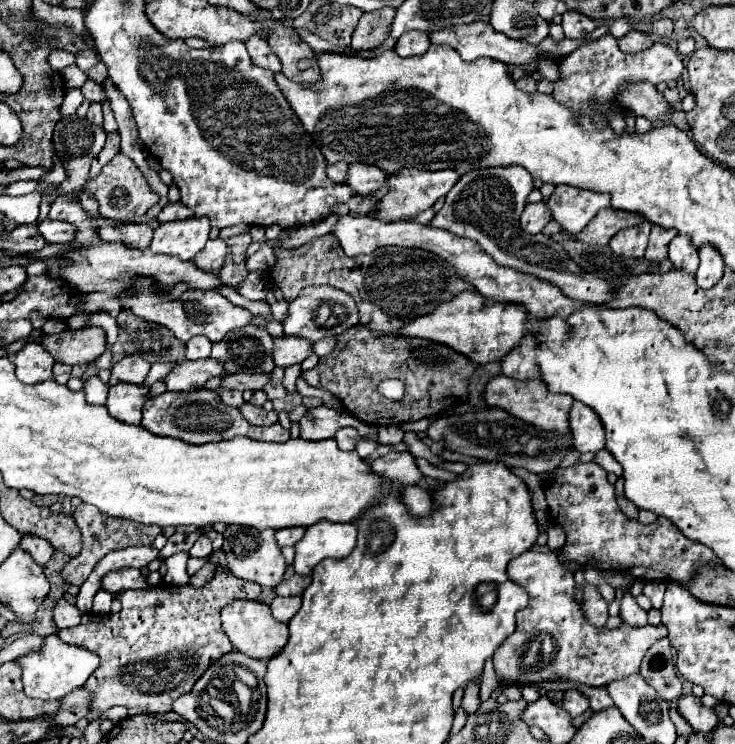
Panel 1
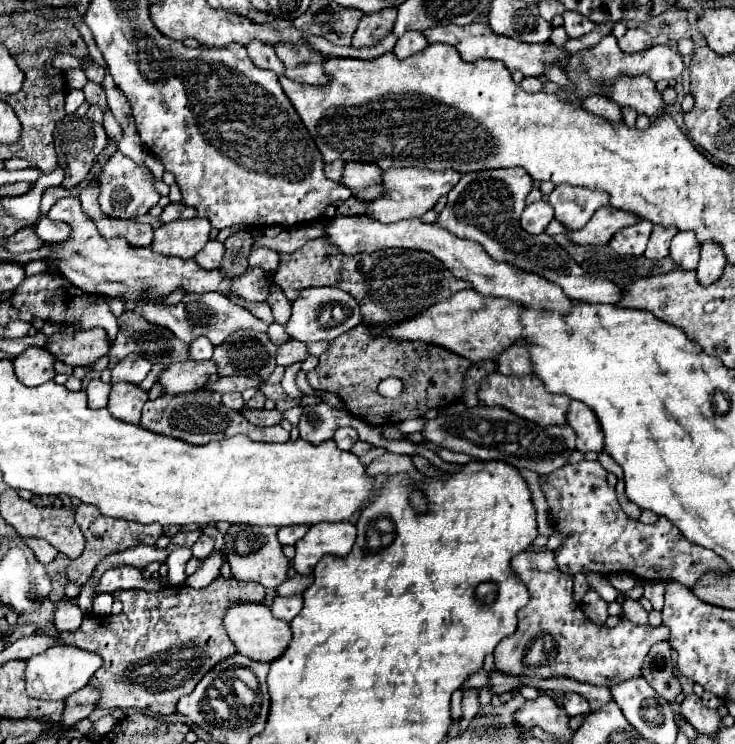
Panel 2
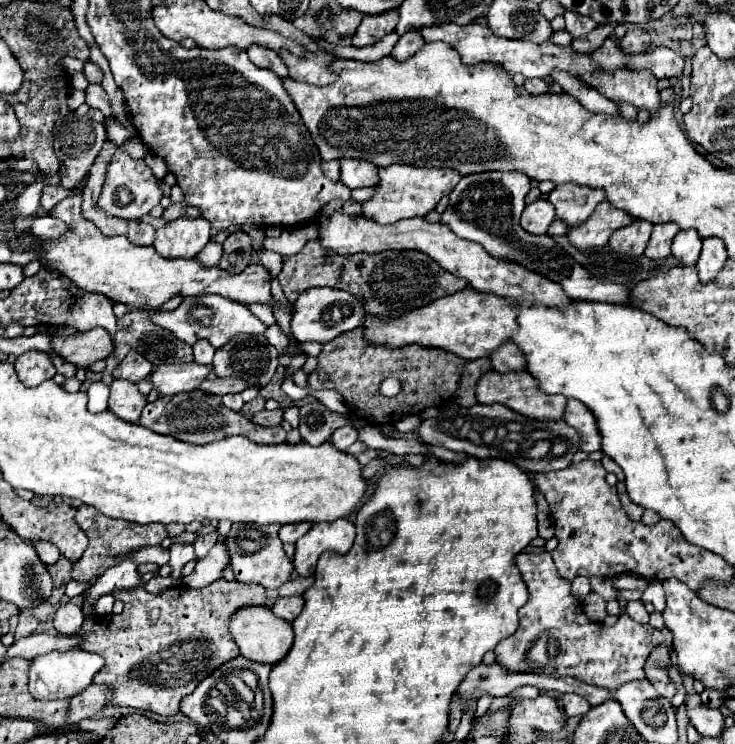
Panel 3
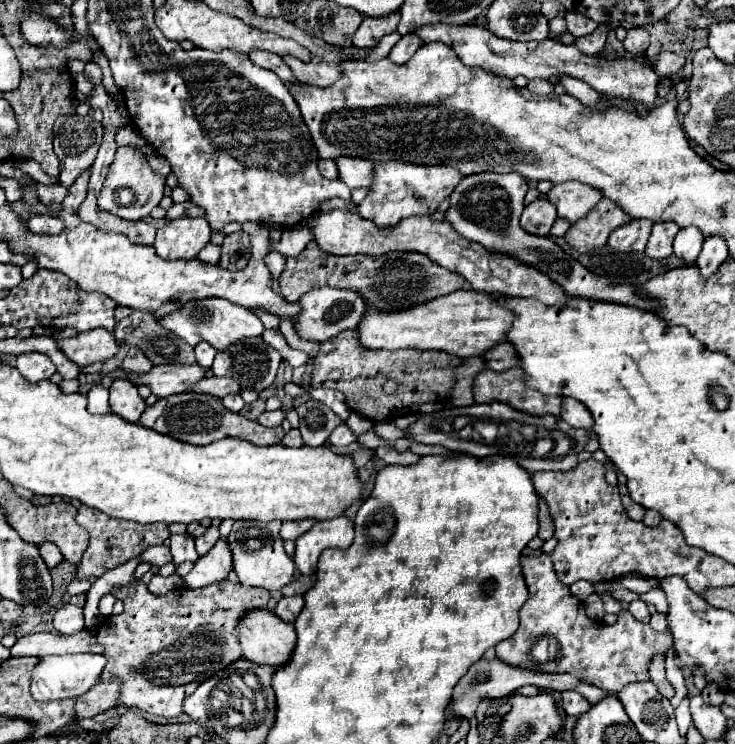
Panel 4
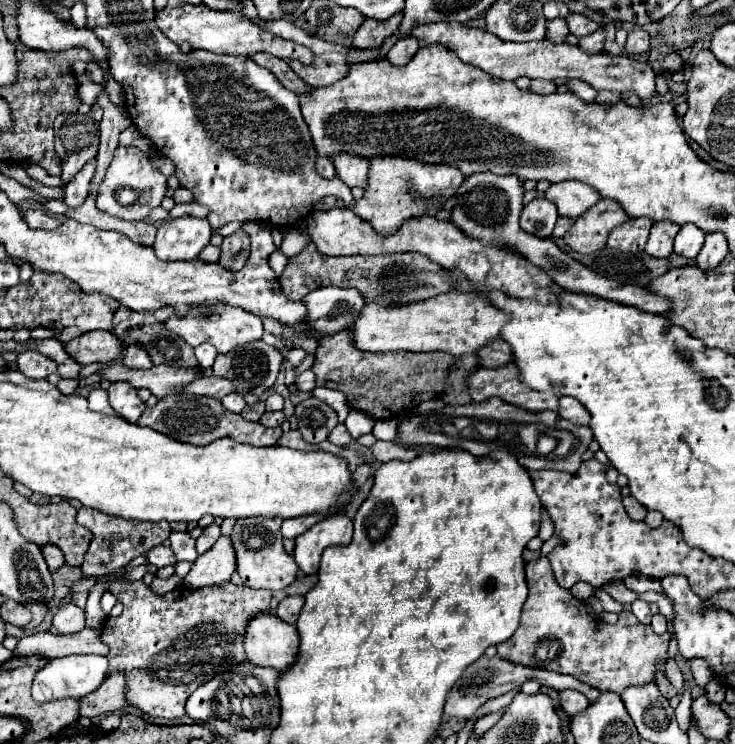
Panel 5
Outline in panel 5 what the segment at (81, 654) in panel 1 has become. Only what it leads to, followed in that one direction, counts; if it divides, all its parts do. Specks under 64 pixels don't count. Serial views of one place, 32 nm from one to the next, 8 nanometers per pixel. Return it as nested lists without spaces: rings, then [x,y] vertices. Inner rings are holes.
[[[66,656],[52,658],[48,666],[44,666],[32,684],[32,696],[38,702],[50,702],[60,698],[82,698],[88,692],[100,688],[100,684],[108,678],[108,658],[106,656]]]

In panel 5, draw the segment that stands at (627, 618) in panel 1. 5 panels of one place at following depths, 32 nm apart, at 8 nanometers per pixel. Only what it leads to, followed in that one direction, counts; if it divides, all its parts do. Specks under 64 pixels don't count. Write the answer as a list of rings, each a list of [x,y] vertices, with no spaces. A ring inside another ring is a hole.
[[[634,600],[632,606],[630,606],[630,610],[632,610],[632,614],[634,614],[642,624],[650,624],[652,612],[650,612],[650,608],[648,608],[648,602],[644,602],[644,600]]]

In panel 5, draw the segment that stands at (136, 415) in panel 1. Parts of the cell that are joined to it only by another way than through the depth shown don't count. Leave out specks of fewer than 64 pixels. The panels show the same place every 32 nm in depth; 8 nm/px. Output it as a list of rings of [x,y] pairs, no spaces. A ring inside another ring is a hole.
[[[114,382],[108,388],[110,406],[120,412],[120,416],[128,422],[138,422],[140,414],[144,412],[144,402],[138,398],[136,388],[132,388],[128,382]]]

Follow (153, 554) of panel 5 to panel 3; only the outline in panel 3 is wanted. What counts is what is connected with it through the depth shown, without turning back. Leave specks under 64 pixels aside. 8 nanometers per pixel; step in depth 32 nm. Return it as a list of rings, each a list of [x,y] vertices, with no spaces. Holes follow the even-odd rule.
[[[148,546],[148,548],[140,548],[138,552],[132,552],[130,560],[136,560],[136,564],[156,562],[158,566],[162,566],[170,560],[170,552],[168,548],[162,548],[162,546]]]

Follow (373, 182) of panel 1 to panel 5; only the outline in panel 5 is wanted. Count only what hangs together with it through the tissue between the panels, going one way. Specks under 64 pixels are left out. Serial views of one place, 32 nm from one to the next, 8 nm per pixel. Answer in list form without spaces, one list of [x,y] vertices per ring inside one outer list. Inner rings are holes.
[[[332,156],[330,158],[336,164],[336,176],[352,186],[366,186],[368,180],[368,160],[362,156]]]

